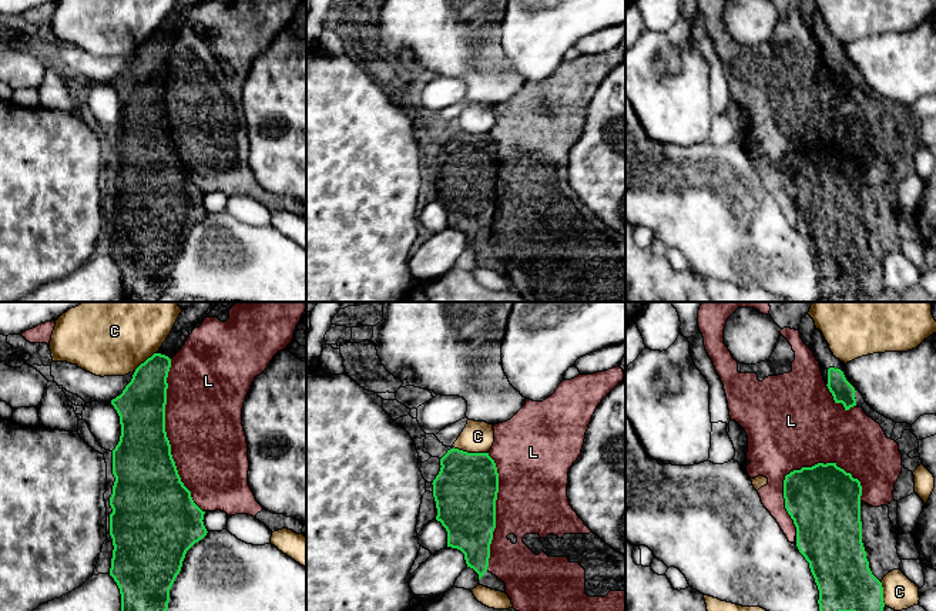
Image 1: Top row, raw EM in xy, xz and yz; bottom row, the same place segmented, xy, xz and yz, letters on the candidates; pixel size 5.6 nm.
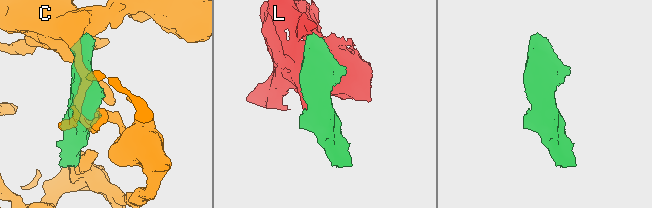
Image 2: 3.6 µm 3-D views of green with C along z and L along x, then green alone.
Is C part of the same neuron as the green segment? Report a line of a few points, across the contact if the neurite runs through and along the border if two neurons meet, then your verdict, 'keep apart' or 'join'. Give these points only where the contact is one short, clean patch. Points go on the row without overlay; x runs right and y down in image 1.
keep apart

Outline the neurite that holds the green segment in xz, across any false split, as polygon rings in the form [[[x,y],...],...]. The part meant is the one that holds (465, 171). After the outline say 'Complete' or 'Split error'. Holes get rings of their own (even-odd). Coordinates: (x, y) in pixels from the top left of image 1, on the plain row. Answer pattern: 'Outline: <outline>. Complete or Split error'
Outline: [[[450,130],[440,140],[440,152],[433,161],[436,201],[447,212],[447,228],[464,235],[467,248],[479,255],[479,261],[489,248],[490,225],[496,209],[496,181],[499,174],[499,154],[489,134],[467,134]]]. Complete

